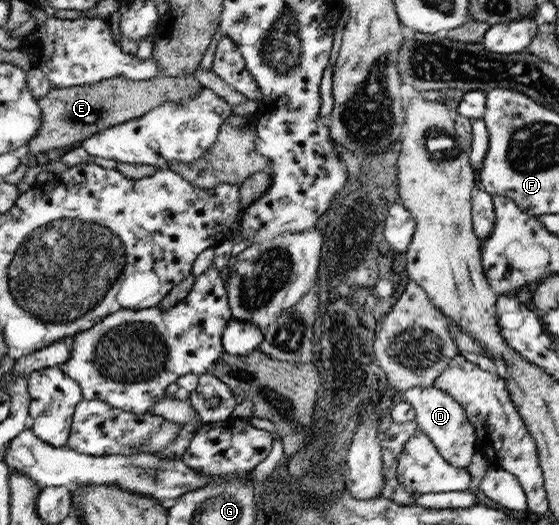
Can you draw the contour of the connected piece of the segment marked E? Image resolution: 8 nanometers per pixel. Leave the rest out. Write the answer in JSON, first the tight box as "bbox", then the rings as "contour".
{"bbox":[25,75,204,159],"contour":[[[192,75],[156,76],[149,80],[116,76],[93,84],[52,87],[45,96],[37,97],[42,108],[42,124],[40,124],[39,133],[25,147],[30,153],[42,159],[46,152],[62,151],[66,145],[85,141],[86,138],[105,129],[142,117],[161,103],[182,102],[196,96],[203,89],[204,86]]]}

